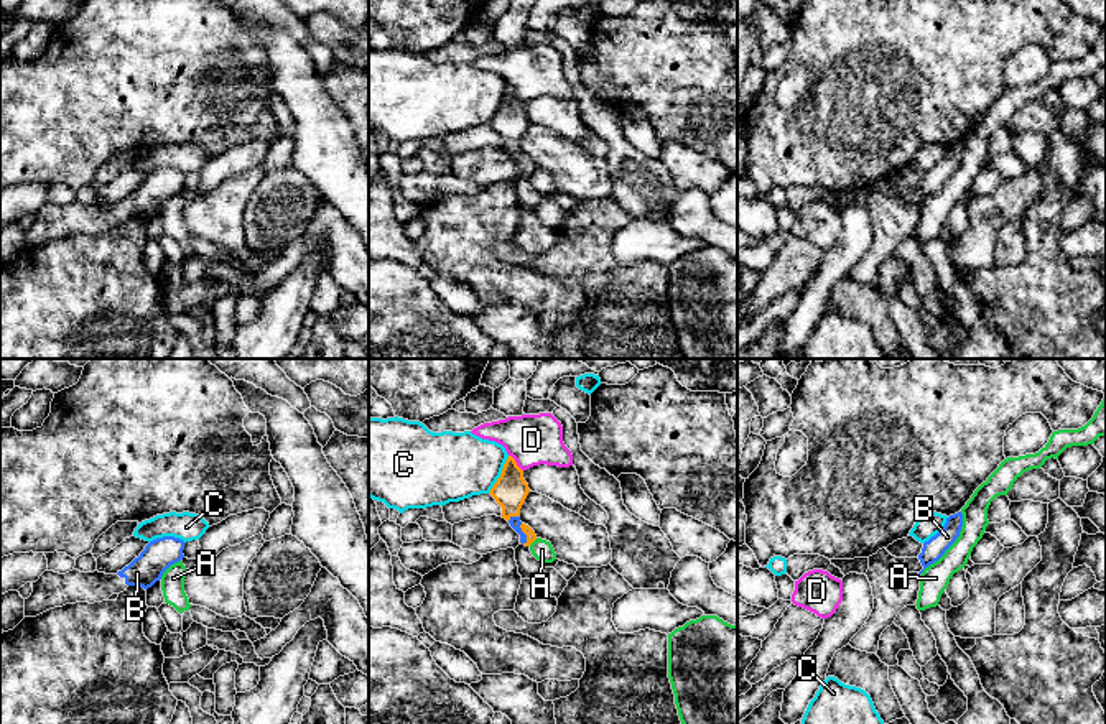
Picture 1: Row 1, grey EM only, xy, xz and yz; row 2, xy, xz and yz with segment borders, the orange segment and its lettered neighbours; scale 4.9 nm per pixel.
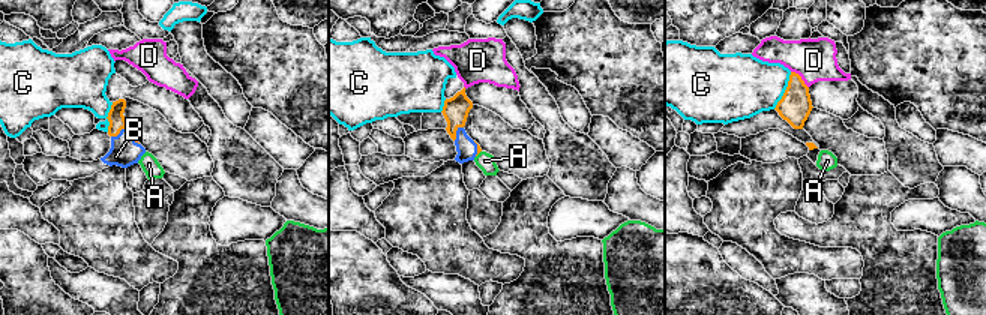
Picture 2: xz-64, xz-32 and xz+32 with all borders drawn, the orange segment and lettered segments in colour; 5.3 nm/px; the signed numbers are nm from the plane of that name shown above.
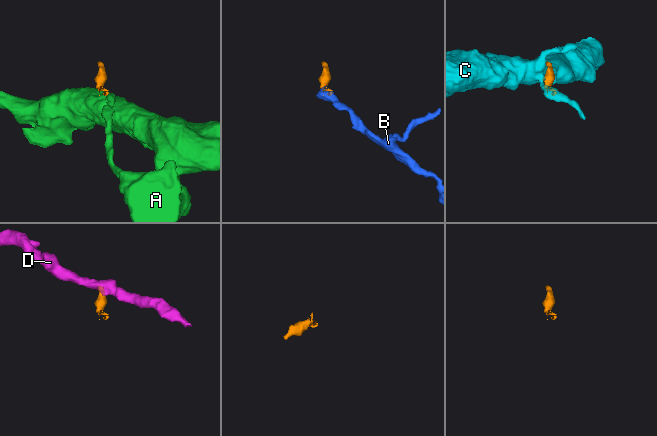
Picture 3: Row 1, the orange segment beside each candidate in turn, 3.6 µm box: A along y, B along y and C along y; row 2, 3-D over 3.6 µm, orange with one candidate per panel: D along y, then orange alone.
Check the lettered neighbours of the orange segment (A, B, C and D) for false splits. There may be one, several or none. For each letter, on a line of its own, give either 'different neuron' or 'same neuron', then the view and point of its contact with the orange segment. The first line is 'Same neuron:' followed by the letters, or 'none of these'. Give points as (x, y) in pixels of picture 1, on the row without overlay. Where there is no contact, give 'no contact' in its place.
Same neuron: B
A: different neuron | xz (532, 173)
B: same neuron | xz (525, 165)
C: different neuron | xz (501, 106)
D: different neuron | xz (515, 94)

